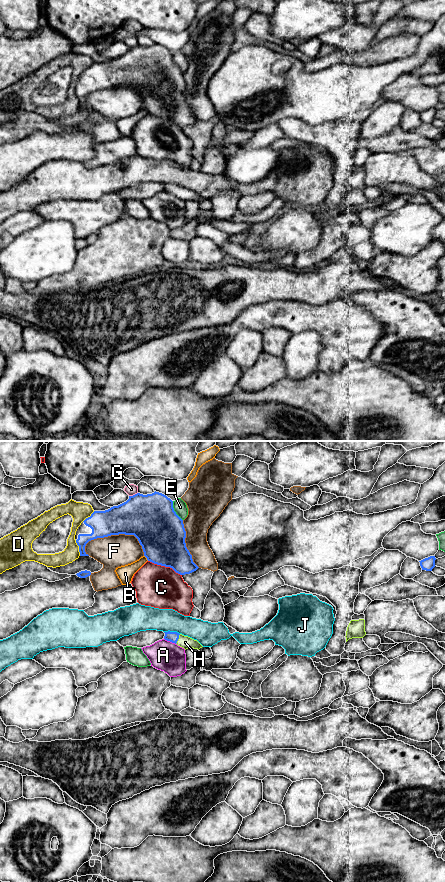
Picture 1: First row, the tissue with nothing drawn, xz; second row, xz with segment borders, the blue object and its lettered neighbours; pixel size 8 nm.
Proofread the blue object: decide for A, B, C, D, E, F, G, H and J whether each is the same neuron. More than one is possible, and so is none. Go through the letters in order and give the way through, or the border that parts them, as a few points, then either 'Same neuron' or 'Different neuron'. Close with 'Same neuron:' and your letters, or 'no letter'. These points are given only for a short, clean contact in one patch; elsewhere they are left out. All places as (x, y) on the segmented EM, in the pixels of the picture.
A: Different neuron
B: Different neuron
C: Different neuron
D: Different neuron
E: Different neuron
F: Different neuron
G: Different neuron
H: Path across: xz (173, 637), (178, 638), (185, 642). Same neuron
J: Different neuron
Same neuron: H

